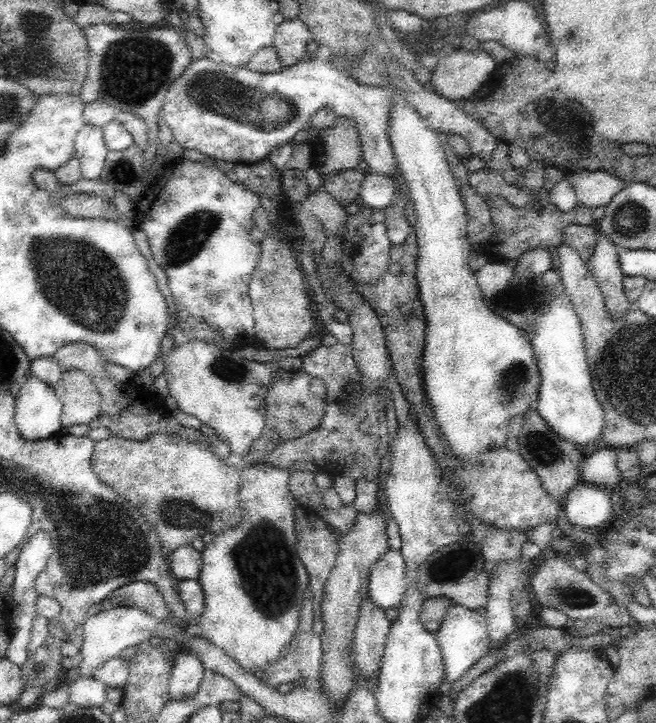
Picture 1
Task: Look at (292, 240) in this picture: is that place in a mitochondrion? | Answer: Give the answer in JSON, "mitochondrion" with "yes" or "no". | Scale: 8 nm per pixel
{"mitochondrion":"no"}

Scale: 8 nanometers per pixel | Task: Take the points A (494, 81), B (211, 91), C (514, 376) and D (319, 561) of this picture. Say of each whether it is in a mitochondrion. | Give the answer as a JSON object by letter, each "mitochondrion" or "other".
{"A":"other","B":"mitochondrion","C":"mitochondrion","D":"other"}

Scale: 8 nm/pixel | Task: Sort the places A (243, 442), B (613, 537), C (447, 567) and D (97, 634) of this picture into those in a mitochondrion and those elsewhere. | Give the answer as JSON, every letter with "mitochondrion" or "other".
{"A":"other","B":"other","C":"mitochondrion","D":"other"}

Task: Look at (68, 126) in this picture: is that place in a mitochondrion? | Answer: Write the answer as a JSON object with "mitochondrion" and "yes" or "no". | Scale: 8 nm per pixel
{"mitochondrion":"no"}

